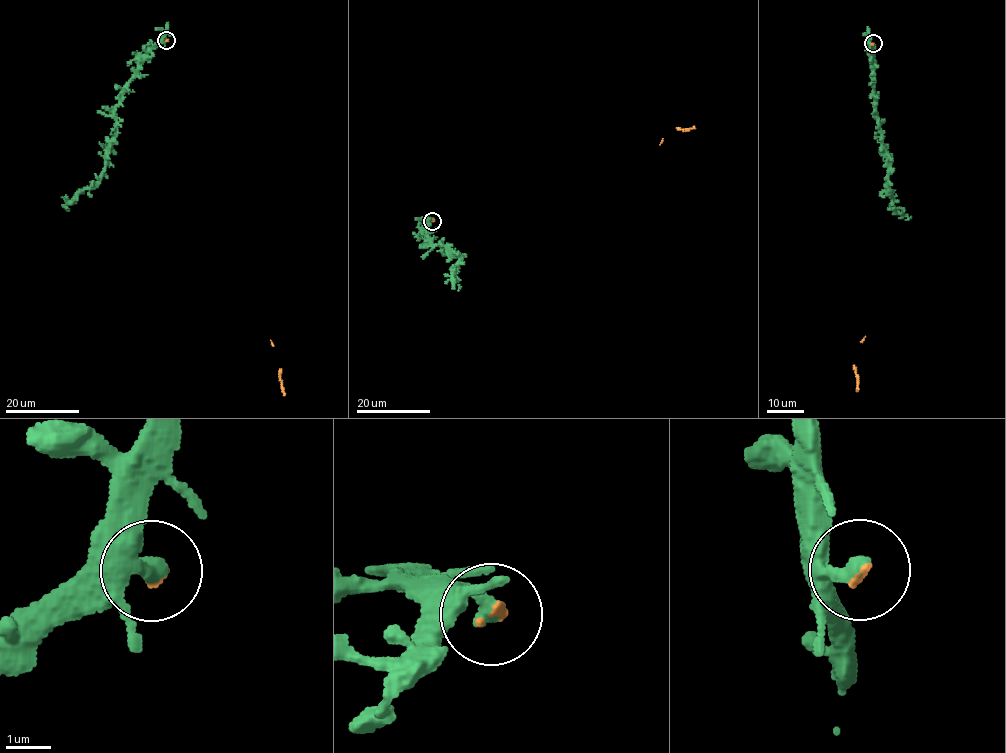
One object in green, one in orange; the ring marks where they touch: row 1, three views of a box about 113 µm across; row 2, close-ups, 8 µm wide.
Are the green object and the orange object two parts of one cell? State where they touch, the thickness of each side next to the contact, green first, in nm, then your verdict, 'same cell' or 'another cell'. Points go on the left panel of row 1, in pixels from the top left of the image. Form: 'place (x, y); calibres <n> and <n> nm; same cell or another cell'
place (166, 40); calibres 400 and 110 nm; same cell

